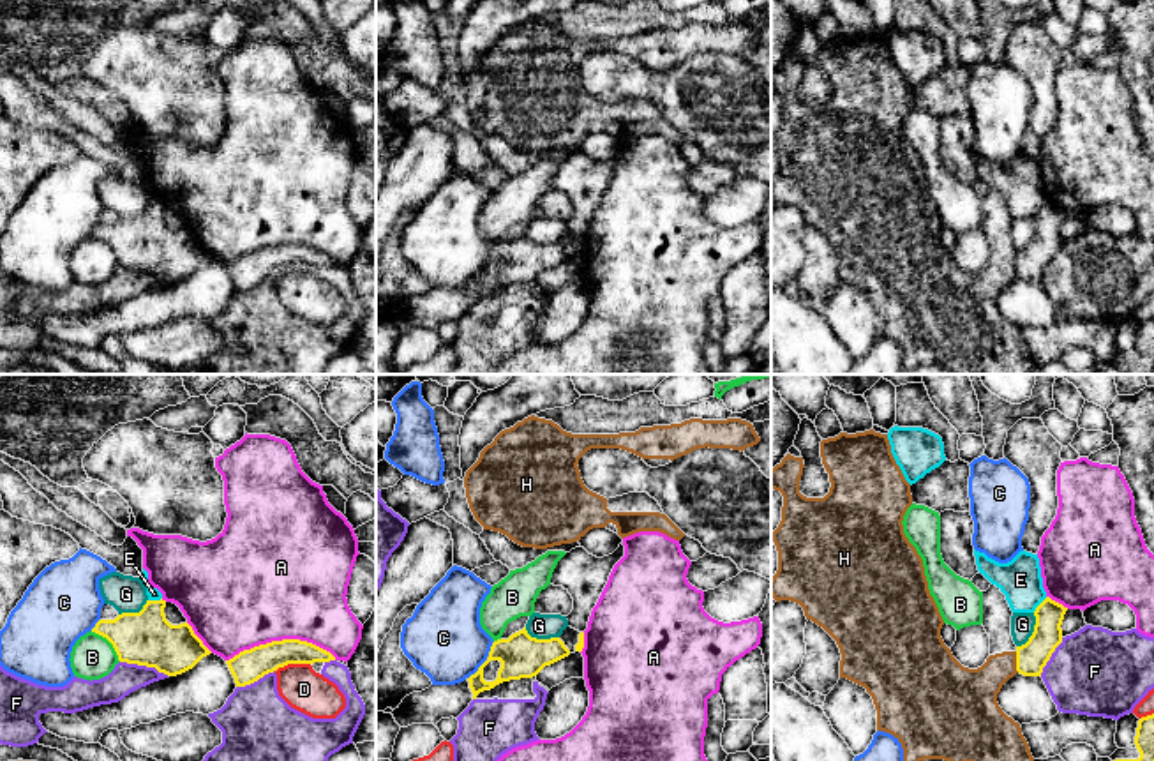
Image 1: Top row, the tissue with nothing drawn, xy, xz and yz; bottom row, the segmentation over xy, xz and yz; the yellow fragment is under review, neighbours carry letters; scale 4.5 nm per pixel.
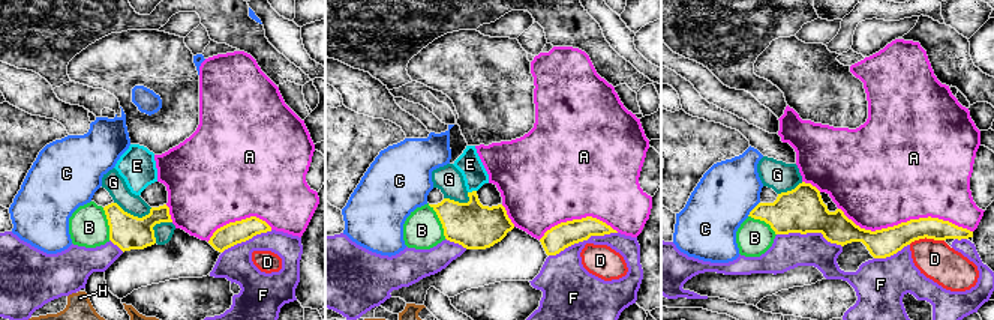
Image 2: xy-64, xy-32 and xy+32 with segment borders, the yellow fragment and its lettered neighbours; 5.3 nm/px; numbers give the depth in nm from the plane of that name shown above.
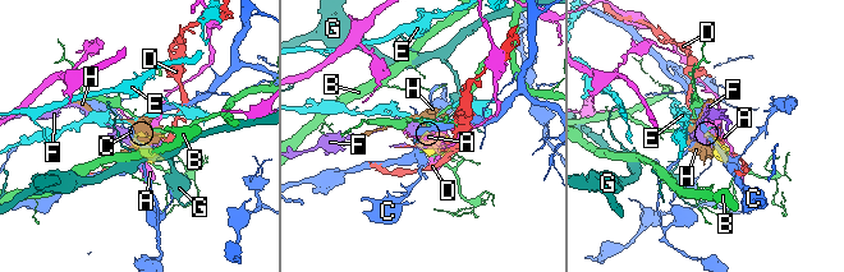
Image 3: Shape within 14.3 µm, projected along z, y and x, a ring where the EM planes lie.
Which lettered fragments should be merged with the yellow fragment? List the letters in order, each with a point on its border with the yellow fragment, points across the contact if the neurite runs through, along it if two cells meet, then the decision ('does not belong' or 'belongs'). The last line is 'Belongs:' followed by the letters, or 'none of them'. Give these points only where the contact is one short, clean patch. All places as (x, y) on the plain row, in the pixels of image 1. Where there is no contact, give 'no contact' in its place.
A: xy (283, 244) | does not belong
B: xy (110, 246) | does not belong
C: xz (486, 265) | does not belong
D: xy (292, 267) | does not belong
E: yz (1040, 209) | along yz (1047, 202), (1033, 216) | does not belong
F: xy (145, 269) | does not belong
G: yz (1033, 237) | along yz (1034, 218), (1033, 239), (1017, 251) | does not belong
H: yz (1017, 267) | does not belong
Belongs: none of them

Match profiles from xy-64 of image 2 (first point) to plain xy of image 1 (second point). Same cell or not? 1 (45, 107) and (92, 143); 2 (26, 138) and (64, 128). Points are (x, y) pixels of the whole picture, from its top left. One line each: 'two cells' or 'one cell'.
1: one cell
2: two cells

